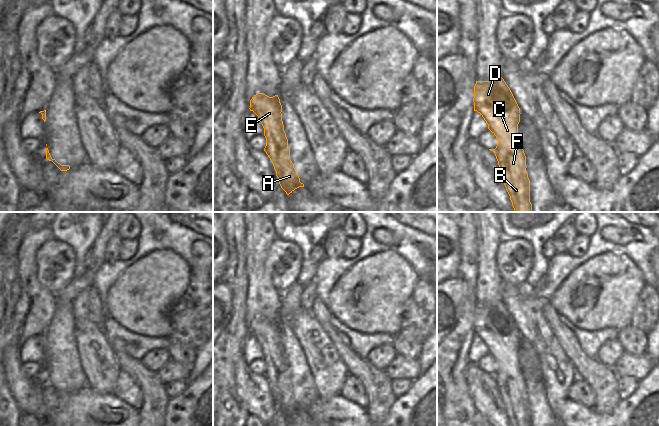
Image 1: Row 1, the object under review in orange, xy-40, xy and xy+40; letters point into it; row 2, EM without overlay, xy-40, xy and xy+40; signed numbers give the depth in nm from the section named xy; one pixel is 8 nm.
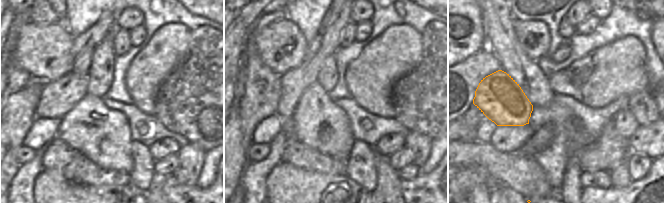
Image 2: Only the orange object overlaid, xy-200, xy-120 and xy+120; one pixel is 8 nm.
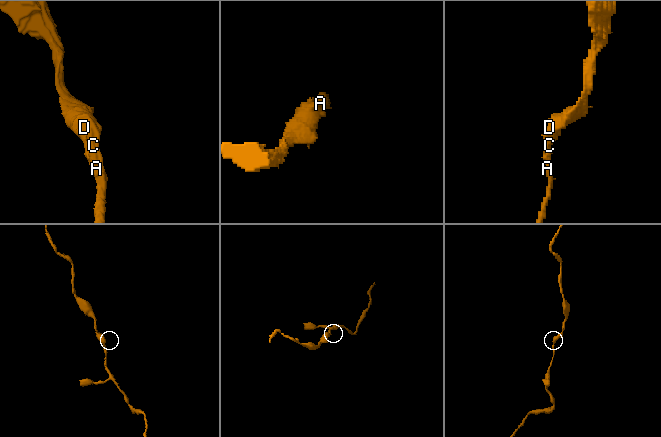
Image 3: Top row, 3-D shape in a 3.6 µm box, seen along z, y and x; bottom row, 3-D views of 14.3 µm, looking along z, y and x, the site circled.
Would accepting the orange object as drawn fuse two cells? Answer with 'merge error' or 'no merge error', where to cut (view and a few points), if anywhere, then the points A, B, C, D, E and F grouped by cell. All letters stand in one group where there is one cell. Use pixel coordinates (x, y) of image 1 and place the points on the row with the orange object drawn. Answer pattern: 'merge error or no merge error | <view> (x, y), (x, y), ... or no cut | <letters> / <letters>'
no merge error | no cut | A B C D E F

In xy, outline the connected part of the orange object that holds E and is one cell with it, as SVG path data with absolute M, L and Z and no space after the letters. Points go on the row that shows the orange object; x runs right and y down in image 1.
M257 93L250 100L249 109L258 116L264 128L266 138L264 151L274 166L281 188L289 195L295 189L304 187L290 160L288 139L282 121L282 105L278 95L269 97Z

